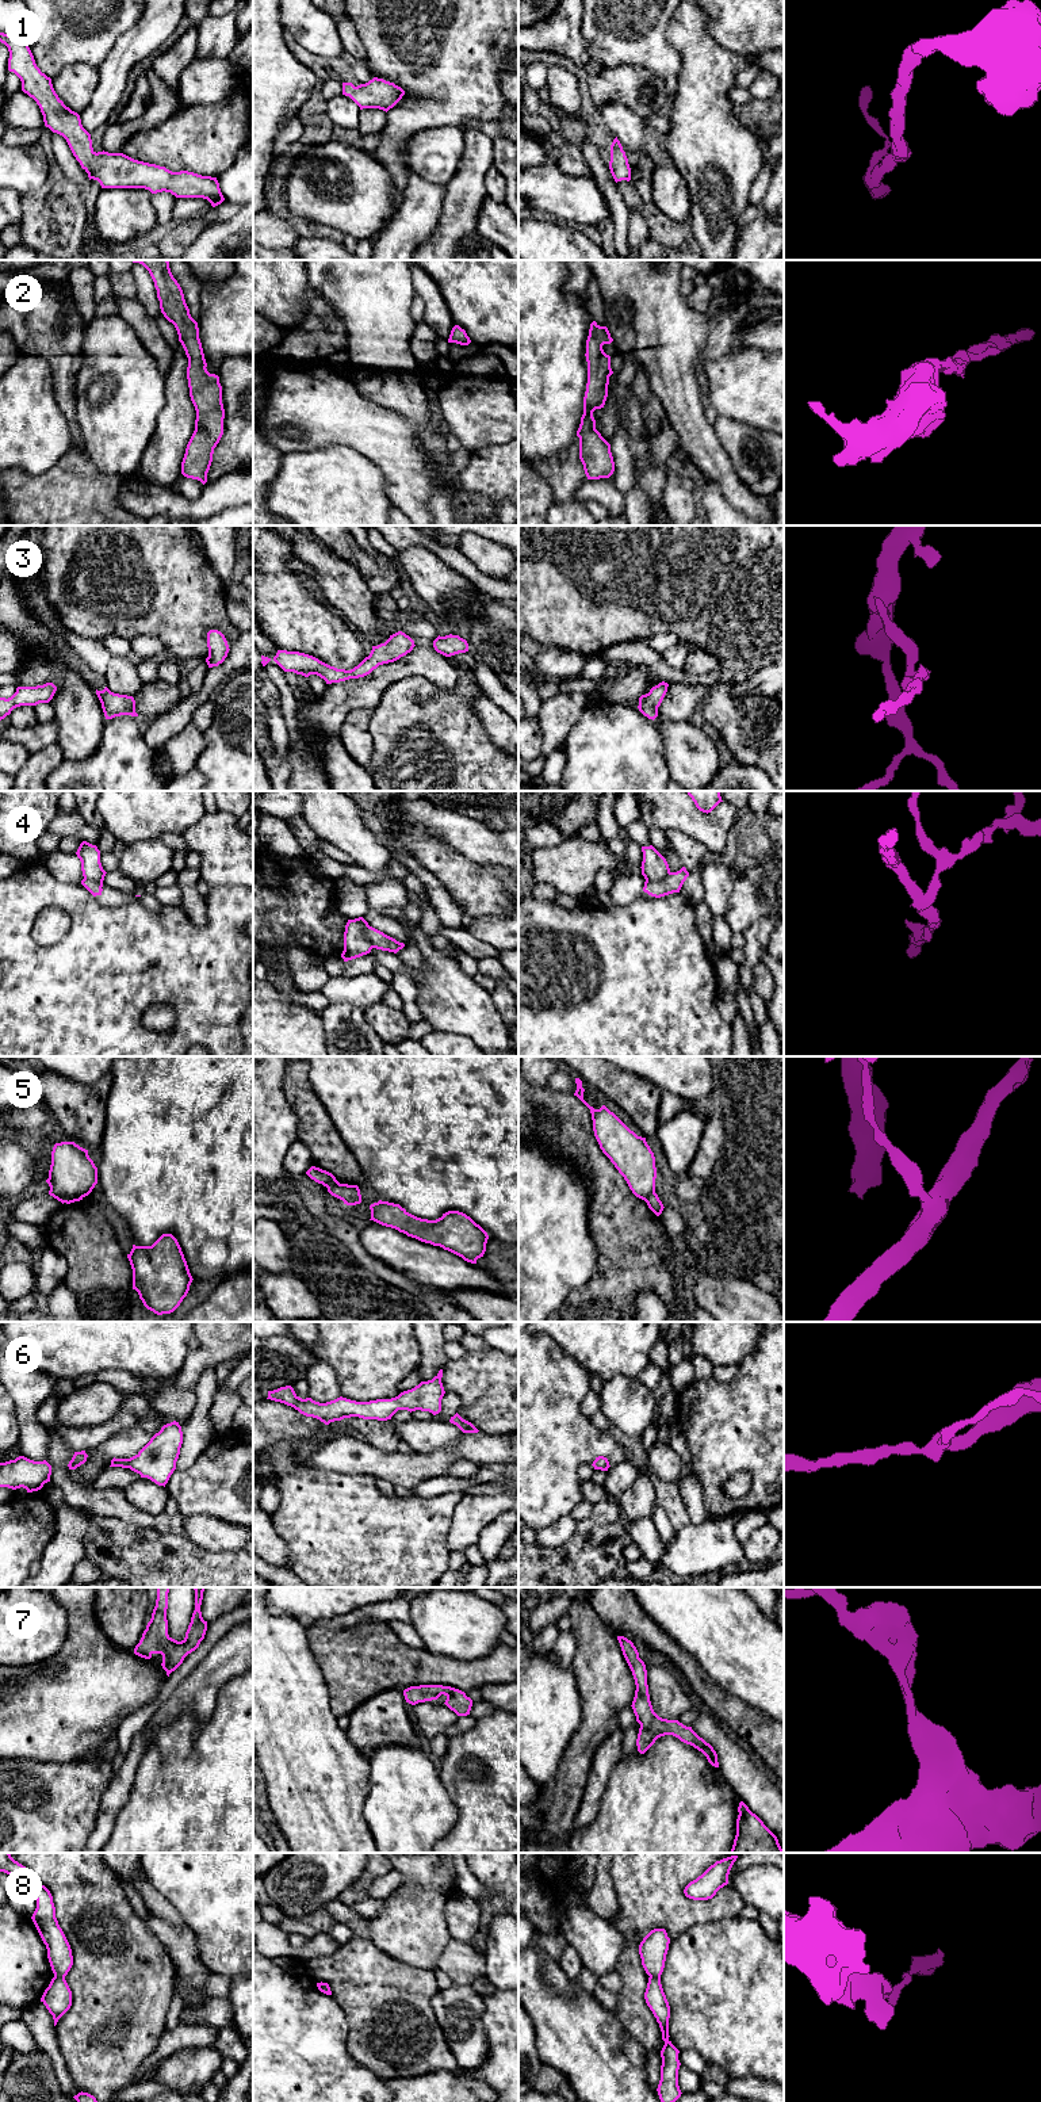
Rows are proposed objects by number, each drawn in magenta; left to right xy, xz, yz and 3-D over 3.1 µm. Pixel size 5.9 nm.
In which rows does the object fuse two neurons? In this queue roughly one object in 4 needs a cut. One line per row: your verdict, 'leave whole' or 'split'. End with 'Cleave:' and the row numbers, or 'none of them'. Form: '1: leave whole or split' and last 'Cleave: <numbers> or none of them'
1: leave whole
2: leave whole
3: leave whole
4: split
5: split
6: leave whole
7: leave whole
8: split
Cleave: 4, 5, 8

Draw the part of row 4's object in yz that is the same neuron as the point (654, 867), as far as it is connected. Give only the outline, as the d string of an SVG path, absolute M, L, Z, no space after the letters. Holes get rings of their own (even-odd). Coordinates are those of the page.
M642 846L643 861L642 861L642 875L646 880L659 882L665 879L669 872L669 864L666 859L652 846Z

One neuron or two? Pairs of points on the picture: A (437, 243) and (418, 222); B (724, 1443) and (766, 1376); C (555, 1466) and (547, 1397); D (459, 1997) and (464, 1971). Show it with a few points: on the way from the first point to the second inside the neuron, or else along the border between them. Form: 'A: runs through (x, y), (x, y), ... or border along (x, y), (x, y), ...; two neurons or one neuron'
A: border along (443, 205), (435, 232), (418, 245); two neurons
B: runs through (733, 1426), (764, 1392); one neuron
C: runs through (547, 1448), (547, 1414); one neuron
D: border along (454, 1983), (470, 1986); two neurons

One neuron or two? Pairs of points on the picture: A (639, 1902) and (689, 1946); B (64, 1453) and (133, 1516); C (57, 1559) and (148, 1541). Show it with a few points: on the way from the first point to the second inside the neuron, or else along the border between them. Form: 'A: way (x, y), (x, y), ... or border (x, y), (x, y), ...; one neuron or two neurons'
A: border (708, 1923), (695, 1923), (670, 1940); two neurons
B: way (62, 1476), (81, 1497), (110, 1502); one neuron
C: border (88, 1523), (88, 1529), (83, 1539), (85, 1556); two neurons

